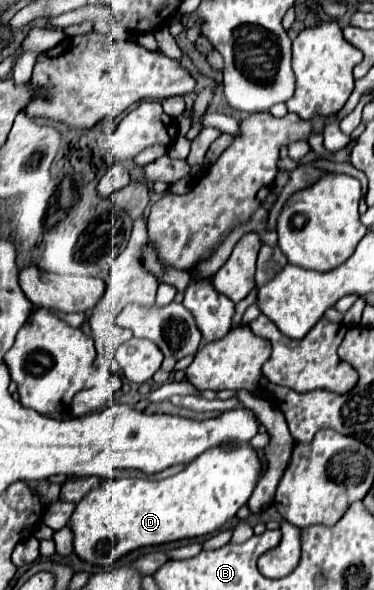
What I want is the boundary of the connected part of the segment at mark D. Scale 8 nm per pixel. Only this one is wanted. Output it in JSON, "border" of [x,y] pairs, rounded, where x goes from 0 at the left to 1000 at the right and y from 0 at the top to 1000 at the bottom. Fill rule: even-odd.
{"border":[[[658,751],[615,764],[567,758],[492,798],[449,812],[326,808],[273,815],[225,839],[182,883],[198,907],[198,937],[257,961],[299,961],[332,941],[401,924],[545,910],[615,883],[663,853],[701,802],[684,764]]]}

